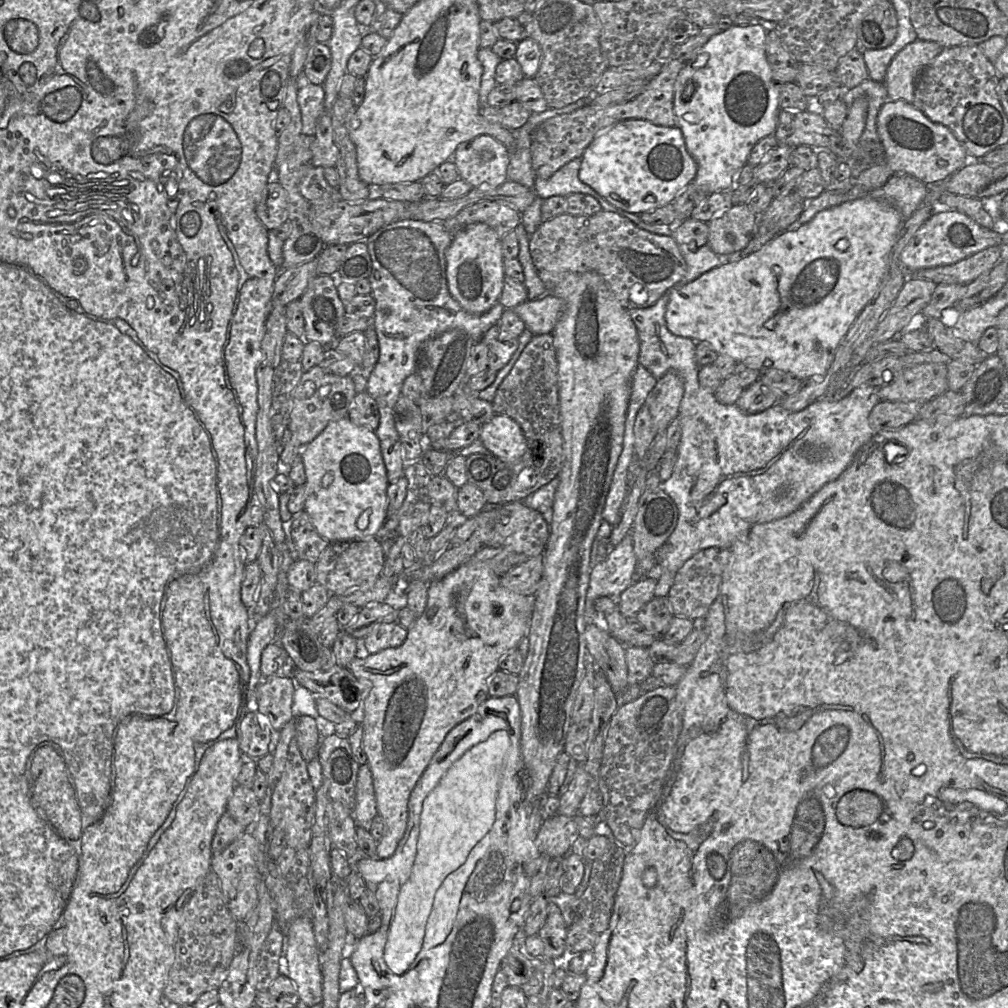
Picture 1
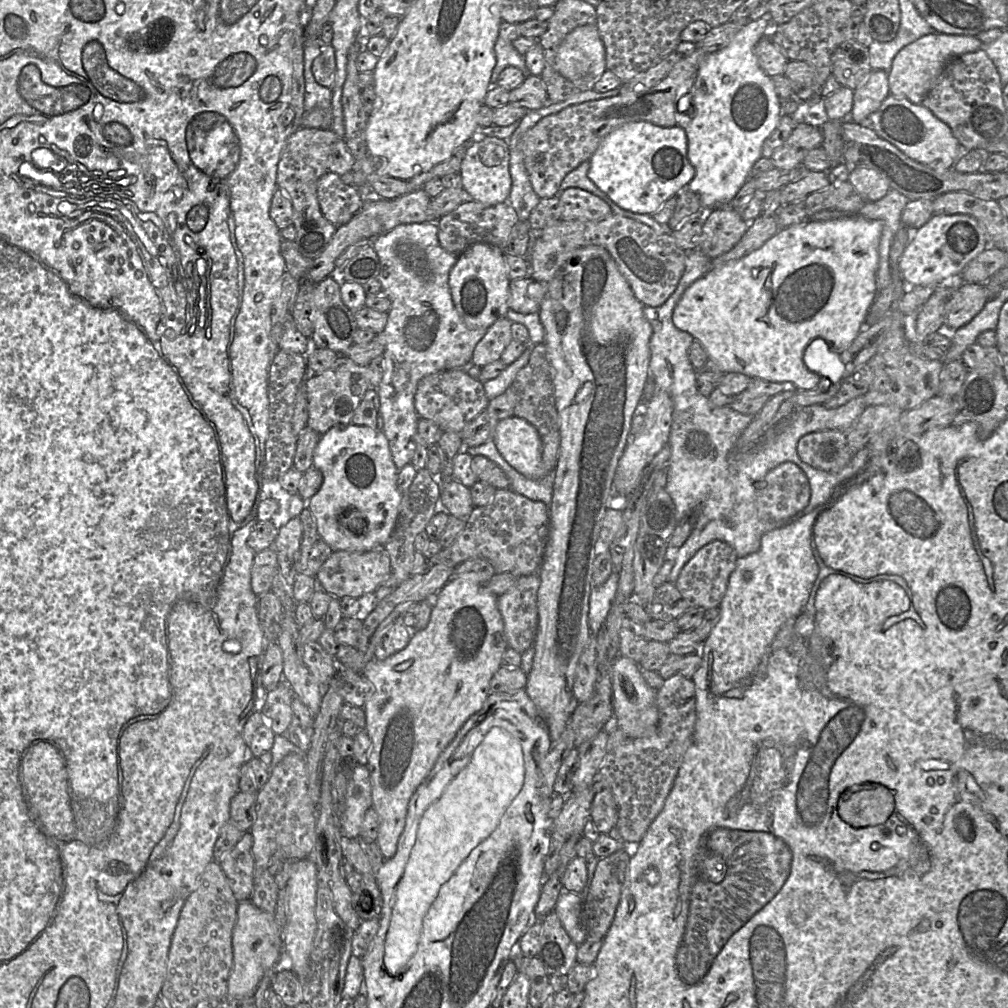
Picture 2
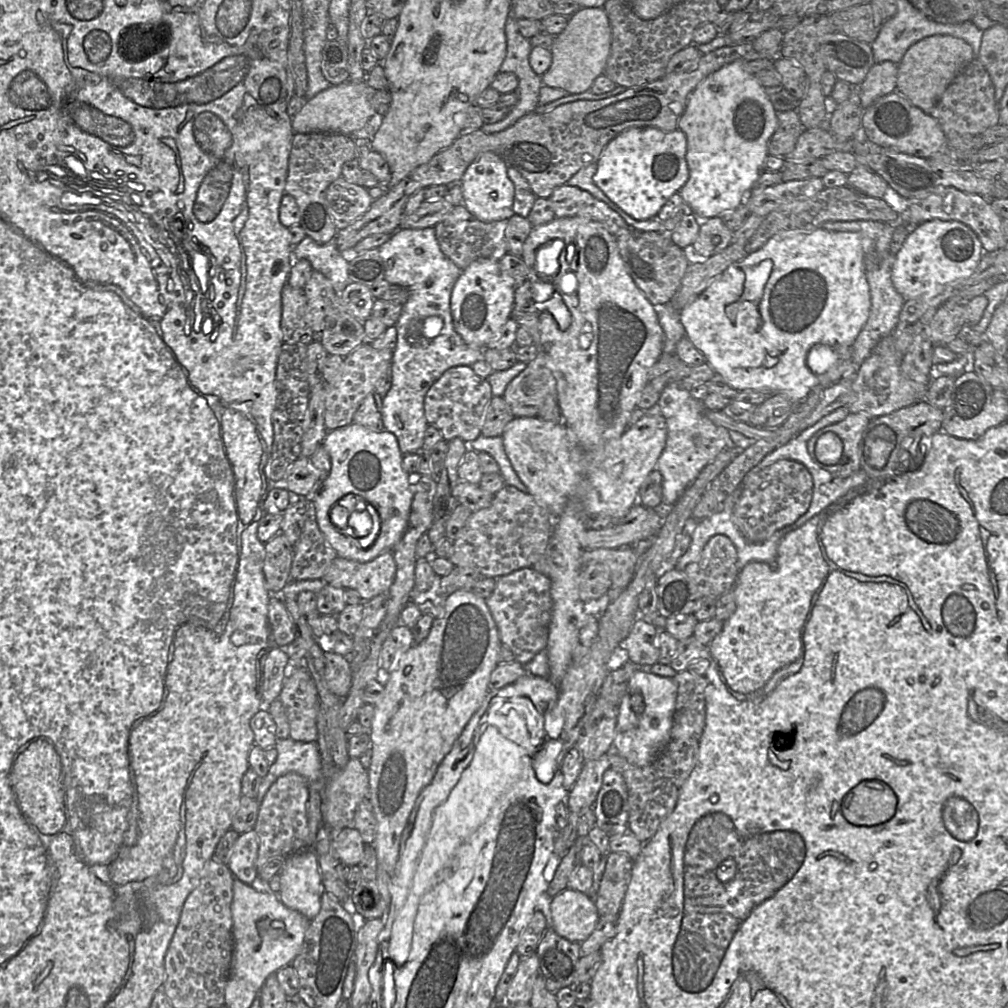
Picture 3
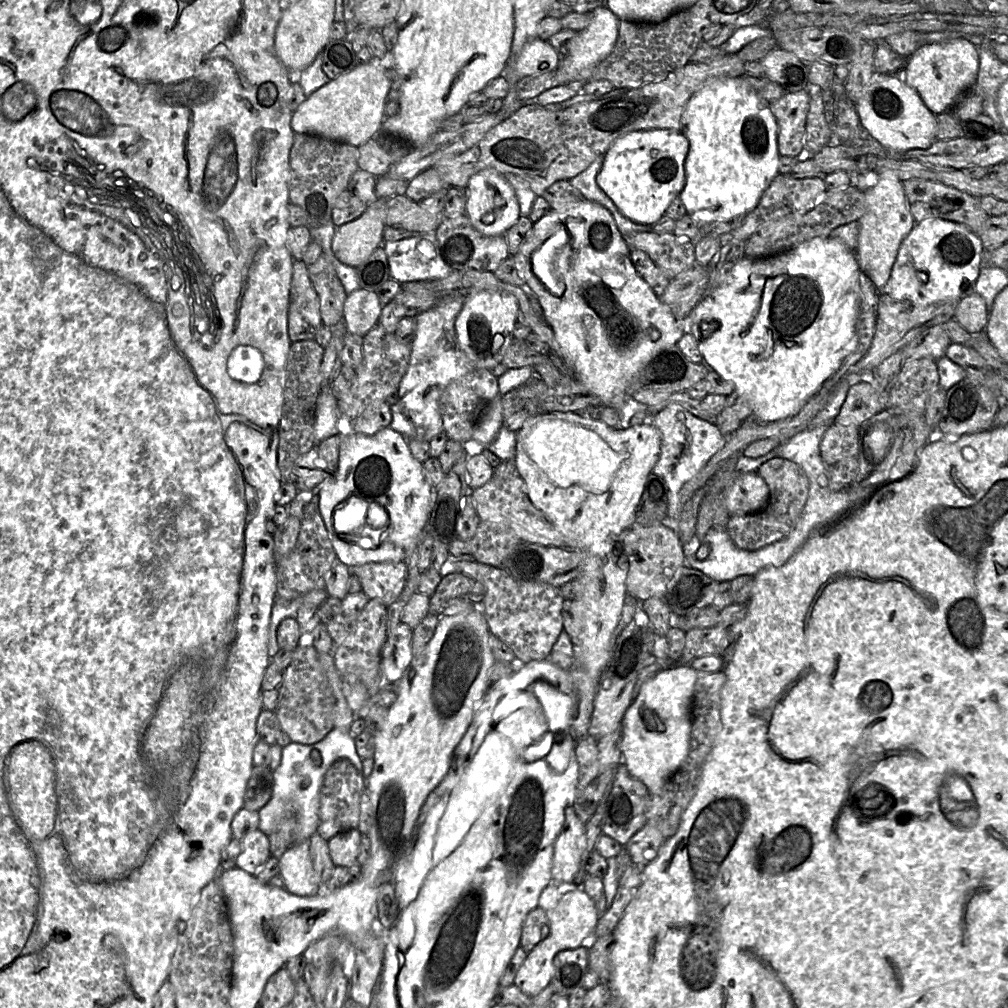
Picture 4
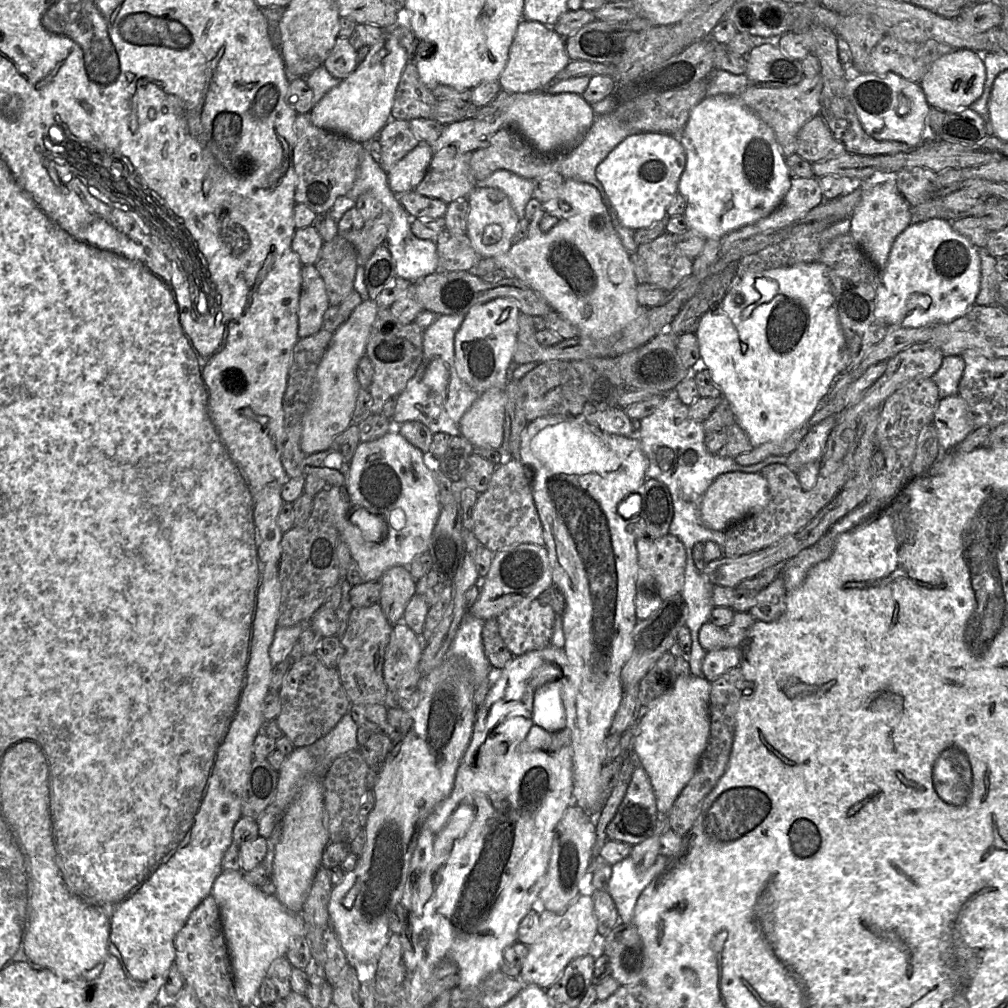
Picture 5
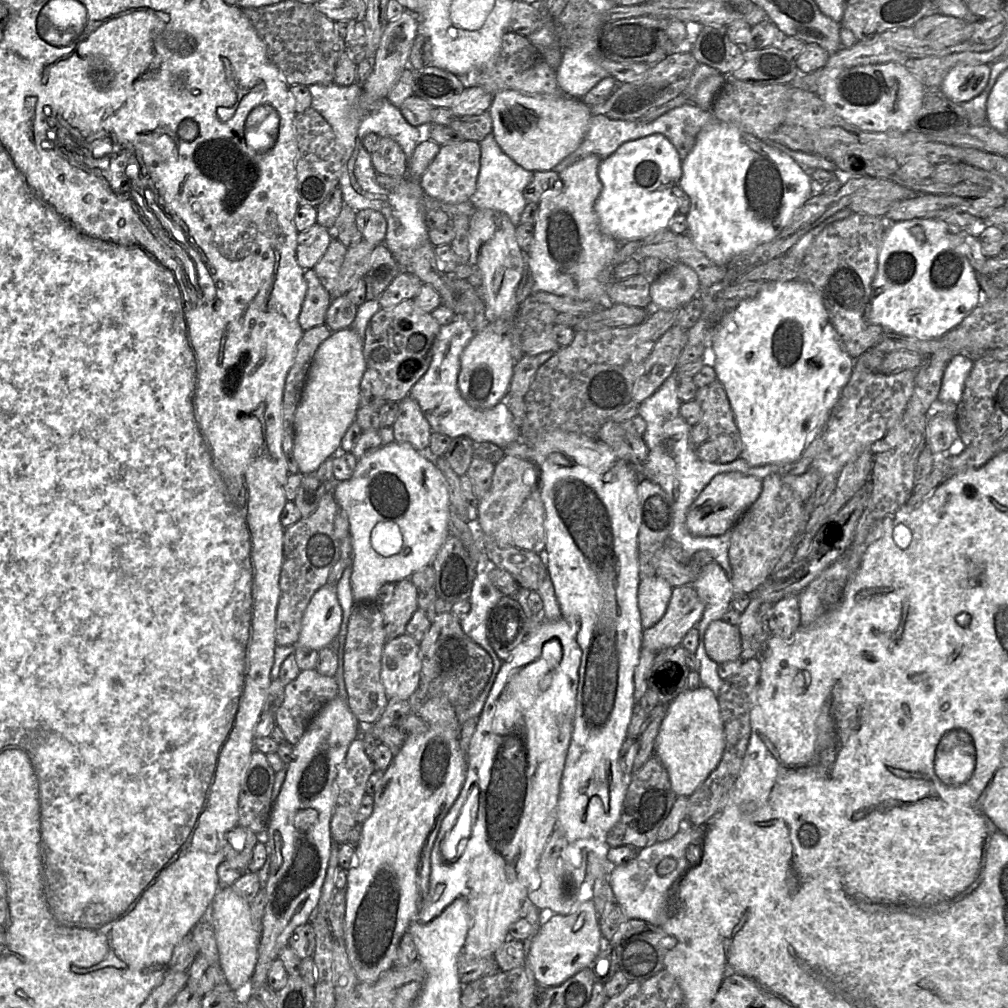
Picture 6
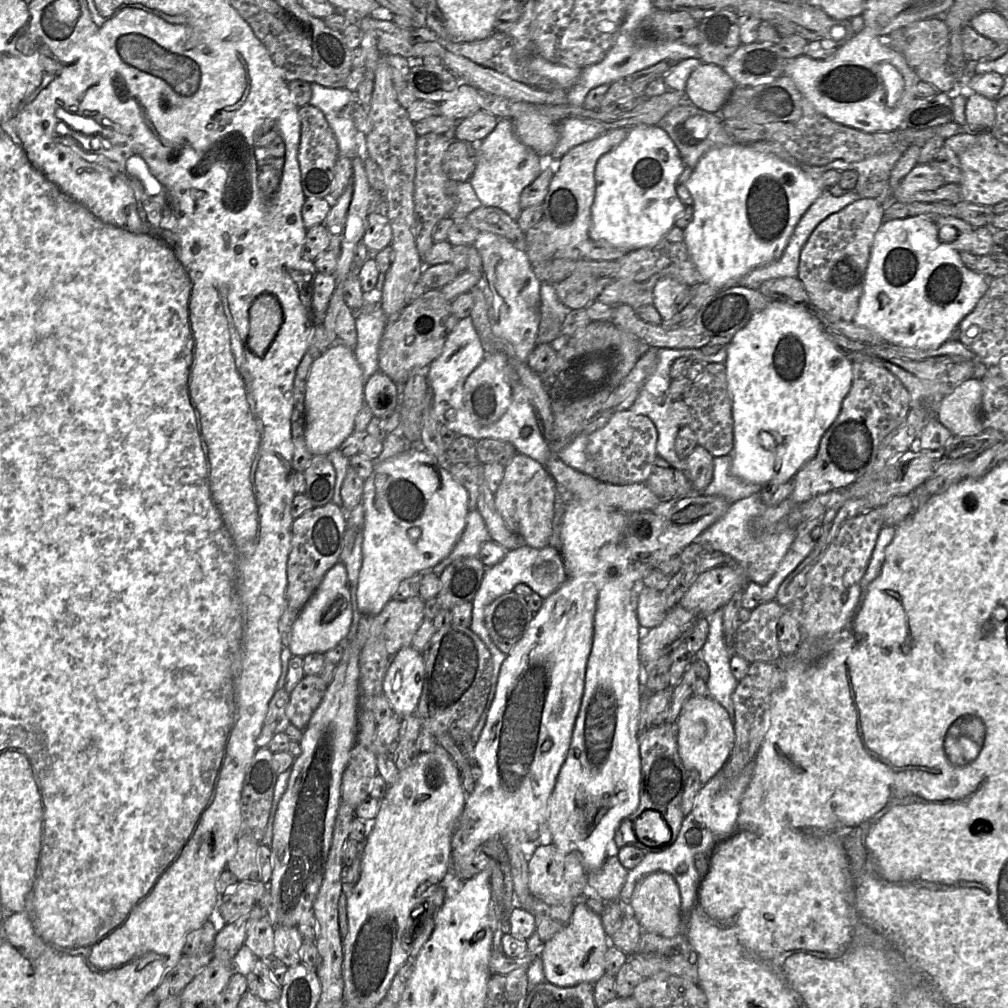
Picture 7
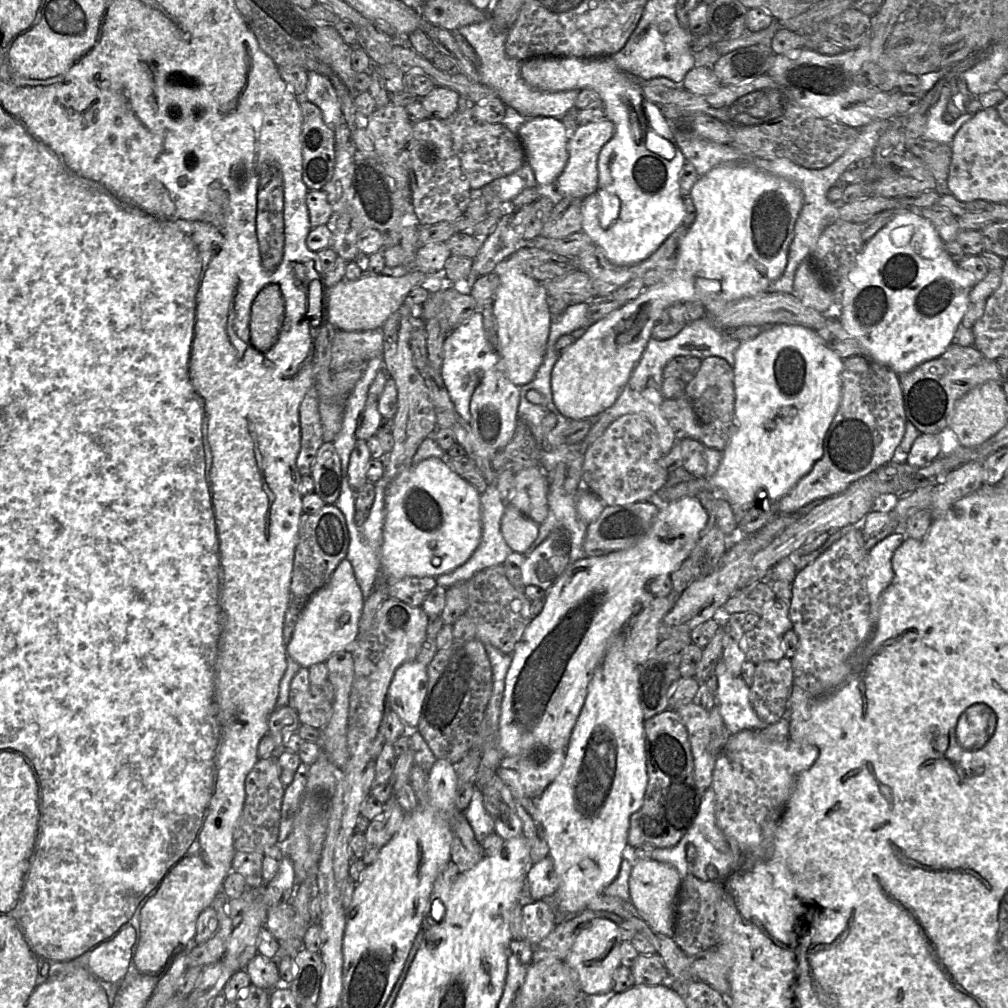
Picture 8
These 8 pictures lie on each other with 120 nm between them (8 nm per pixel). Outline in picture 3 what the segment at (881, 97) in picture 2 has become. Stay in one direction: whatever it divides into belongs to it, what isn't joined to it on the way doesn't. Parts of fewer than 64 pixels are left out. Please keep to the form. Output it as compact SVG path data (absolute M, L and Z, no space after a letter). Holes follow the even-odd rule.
M891 61L874 63L858 86L863 108L868 108L880 97L896 91L897 75L898 64Z

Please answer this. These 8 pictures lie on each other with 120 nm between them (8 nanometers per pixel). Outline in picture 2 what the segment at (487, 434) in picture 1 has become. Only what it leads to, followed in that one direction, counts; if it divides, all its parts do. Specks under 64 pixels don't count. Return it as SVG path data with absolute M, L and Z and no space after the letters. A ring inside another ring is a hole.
M514 415L499 420L493 441L506 462L526 478L542 479L549 474L541 461L542 444L539 433L537 429L525 419Z

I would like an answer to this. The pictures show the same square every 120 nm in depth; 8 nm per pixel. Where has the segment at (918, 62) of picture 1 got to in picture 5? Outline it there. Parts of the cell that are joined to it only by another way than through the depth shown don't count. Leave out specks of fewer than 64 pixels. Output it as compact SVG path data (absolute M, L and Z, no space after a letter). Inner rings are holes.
M962 48L934 61L919 84L931 107L944 112L956 112L969 108L980 97L983 92L985 76L982 54Z

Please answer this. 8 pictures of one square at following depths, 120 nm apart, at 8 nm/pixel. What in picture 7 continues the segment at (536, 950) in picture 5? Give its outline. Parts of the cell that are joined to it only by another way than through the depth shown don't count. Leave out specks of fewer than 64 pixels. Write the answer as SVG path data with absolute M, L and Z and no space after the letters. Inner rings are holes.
M584 901L579 902L570 922L543 944L539 958L546 981L559 987L570 987L583 982L594 985L606 974L605 955L610 945L601 917Z

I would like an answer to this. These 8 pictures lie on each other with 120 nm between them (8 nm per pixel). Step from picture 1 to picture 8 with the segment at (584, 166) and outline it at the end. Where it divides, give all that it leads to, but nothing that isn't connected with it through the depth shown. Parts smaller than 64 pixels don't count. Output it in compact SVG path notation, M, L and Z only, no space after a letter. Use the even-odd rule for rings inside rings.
M532 57L521 62L520 73L529 86L541 91L592 89L599 93L606 108L607 118L615 125L615 133L602 147L598 156L597 190L582 203L582 232L587 234L615 265L629 266L647 259L682 226L685 218L680 174L686 159L660 107L644 97L641 83L619 69L611 57Z

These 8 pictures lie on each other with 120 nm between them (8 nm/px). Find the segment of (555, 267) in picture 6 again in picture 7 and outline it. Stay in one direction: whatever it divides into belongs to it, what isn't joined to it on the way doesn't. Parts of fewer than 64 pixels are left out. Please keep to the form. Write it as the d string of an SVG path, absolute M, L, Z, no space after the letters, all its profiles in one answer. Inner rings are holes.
M627 128L609 129L597 138L573 147L556 163L556 173L543 202L542 218L544 231L554 244L553 258L582 259L578 249L589 238L591 209L596 191L596 164L604 154L625 139L627 132Z

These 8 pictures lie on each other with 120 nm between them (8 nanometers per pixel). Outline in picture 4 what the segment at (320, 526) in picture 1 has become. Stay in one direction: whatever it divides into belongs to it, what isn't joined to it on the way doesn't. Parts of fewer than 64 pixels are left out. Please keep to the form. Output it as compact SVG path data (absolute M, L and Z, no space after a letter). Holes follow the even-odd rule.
M390 427L384 428L373 435L356 434L348 432L343 435L340 444L339 460L335 475L317 487L319 495L319 508L329 538L336 552L337 559L348 567L364 565L367 563L399 562L405 561L409 555L417 550L418 544L428 535L425 526L428 522L435 501L435 490L426 481L423 473L423 464L417 461L411 454L408 439L401 433ZM349 497L361 498L370 504L370 509L375 508L382 512L382 531L376 536L375 542L368 541L370 549L365 549L361 543L368 537L359 535L358 532L337 532L333 526L333 513L337 506L344 503Z

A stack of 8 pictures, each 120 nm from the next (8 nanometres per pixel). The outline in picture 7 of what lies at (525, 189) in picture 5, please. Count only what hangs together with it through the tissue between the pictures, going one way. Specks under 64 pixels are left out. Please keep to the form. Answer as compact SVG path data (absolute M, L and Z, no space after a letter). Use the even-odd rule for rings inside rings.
M500 118L495 128L480 144L476 169L469 182L482 205L500 208L517 221L522 211L520 206L522 190L554 162L551 155L539 157L522 143L514 133L511 119Z

